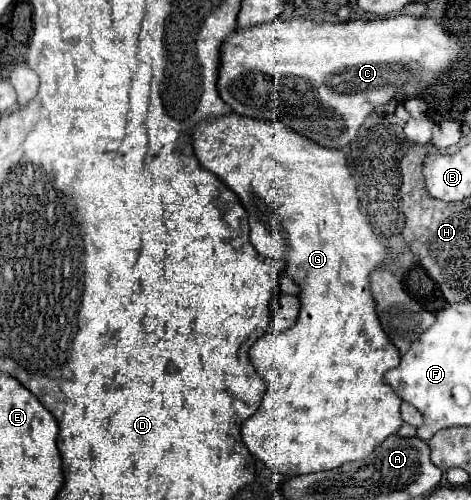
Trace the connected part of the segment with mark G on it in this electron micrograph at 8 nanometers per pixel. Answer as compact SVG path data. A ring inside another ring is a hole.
M229 112L227 116L217 116L217 118L209 118L209 120L201 120L199 124L195 124L195 128L191 130L191 144L195 148L195 154L201 162L203 168L211 170L227 188L231 188L241 204L245 206L247 214L249 214L249 226L251 226L251 244L255 246L255 250L259 254L271 256L271 258L279 258L287 262L287 274L301 286L301 312L299 312L299 320L281 334L267 334L263 338L259 338L253 348L251 348L251 358L255 364L255 370L259 372L259 376L265 380L265 396L263 402L259 406L259 410L247 418L241 424L241 438L243 444L247 446L247 450L261 462L265 462L269 468L273 468L277 474L281 476L299 476L299 474L311 474L311 472L321 472L321 470L333 470L345 462L353 462L353 460L361 460L367 454L371 454L387 436L395 434L403 420L399 414L399 406L401 400L399 396L395 396L395 392L383 384L383 376L387 370L395 368L401 360L399 350L389 342L387 334L383 332L377 312L375 312L375 302L373 296L369 292L369 274L371 270L375 270L377 266L381 266L383 258L385 258L385 246L377 240L377 236L373 234L369 222L365 220L365 216L359 210L359 198L357 198L357 188L355 188L355 180L349 174L347 162L345 162L345 154L343 150L329 150L323 148L315 142L311 142L309 138L293 132L291 128L287 128L281 122L275 120L255 120L255 118L247 118L247 116L239 116L235 112Z

